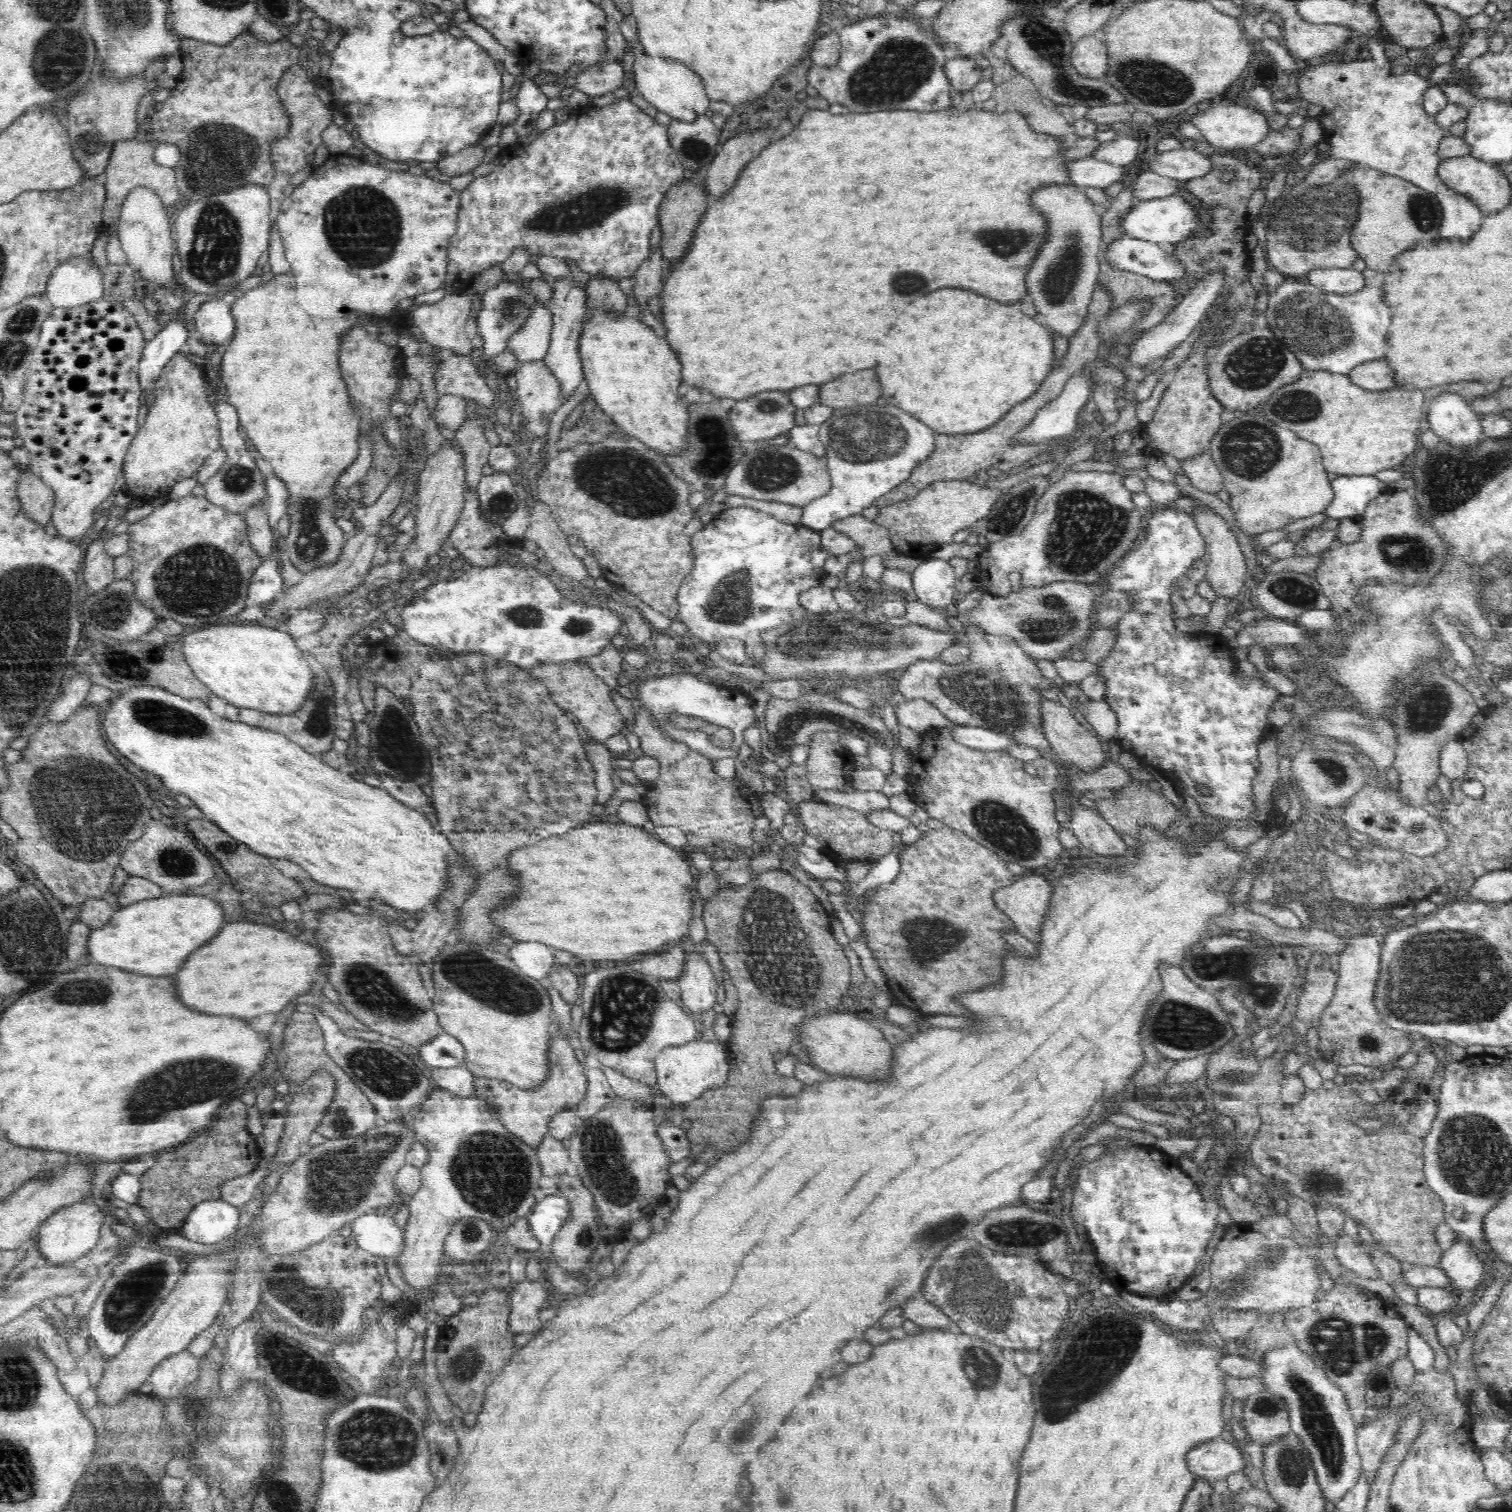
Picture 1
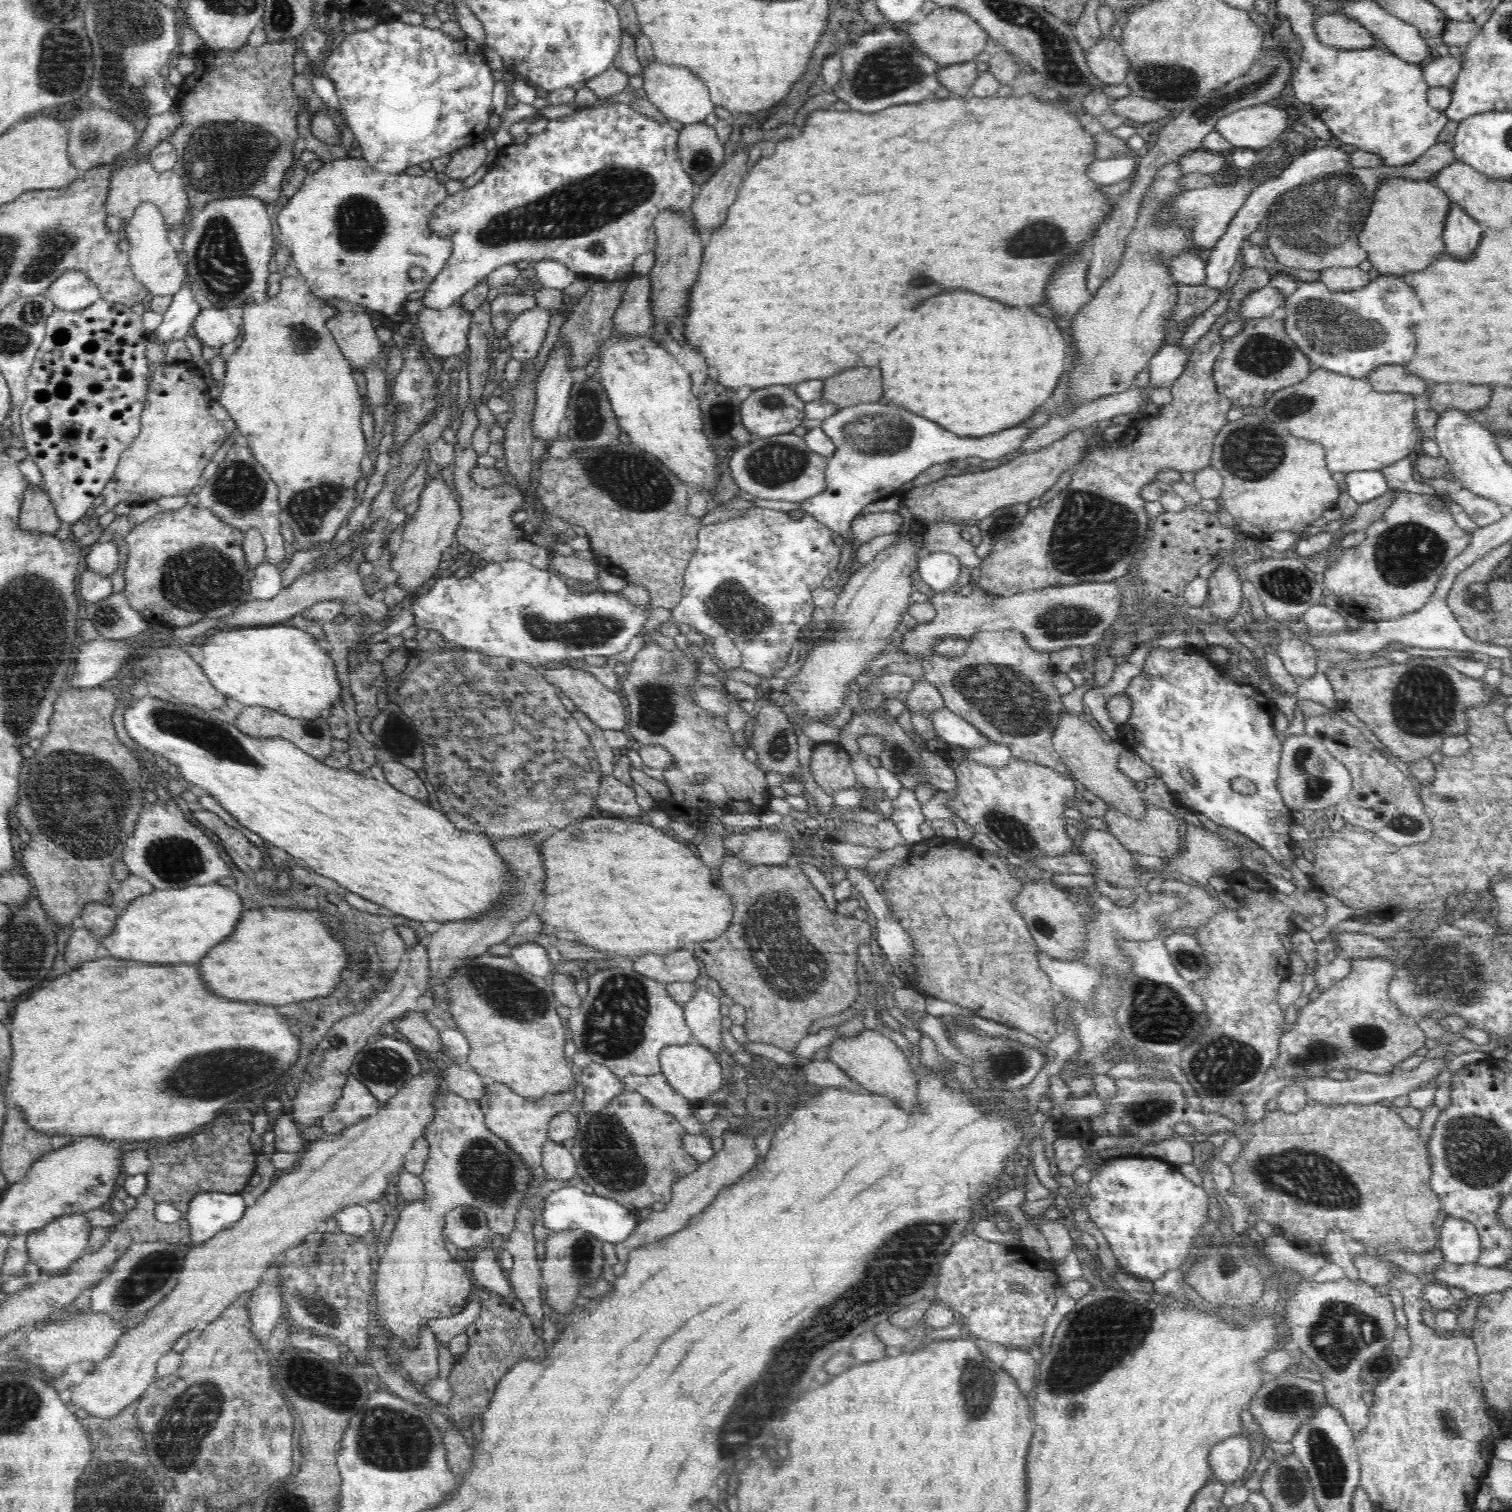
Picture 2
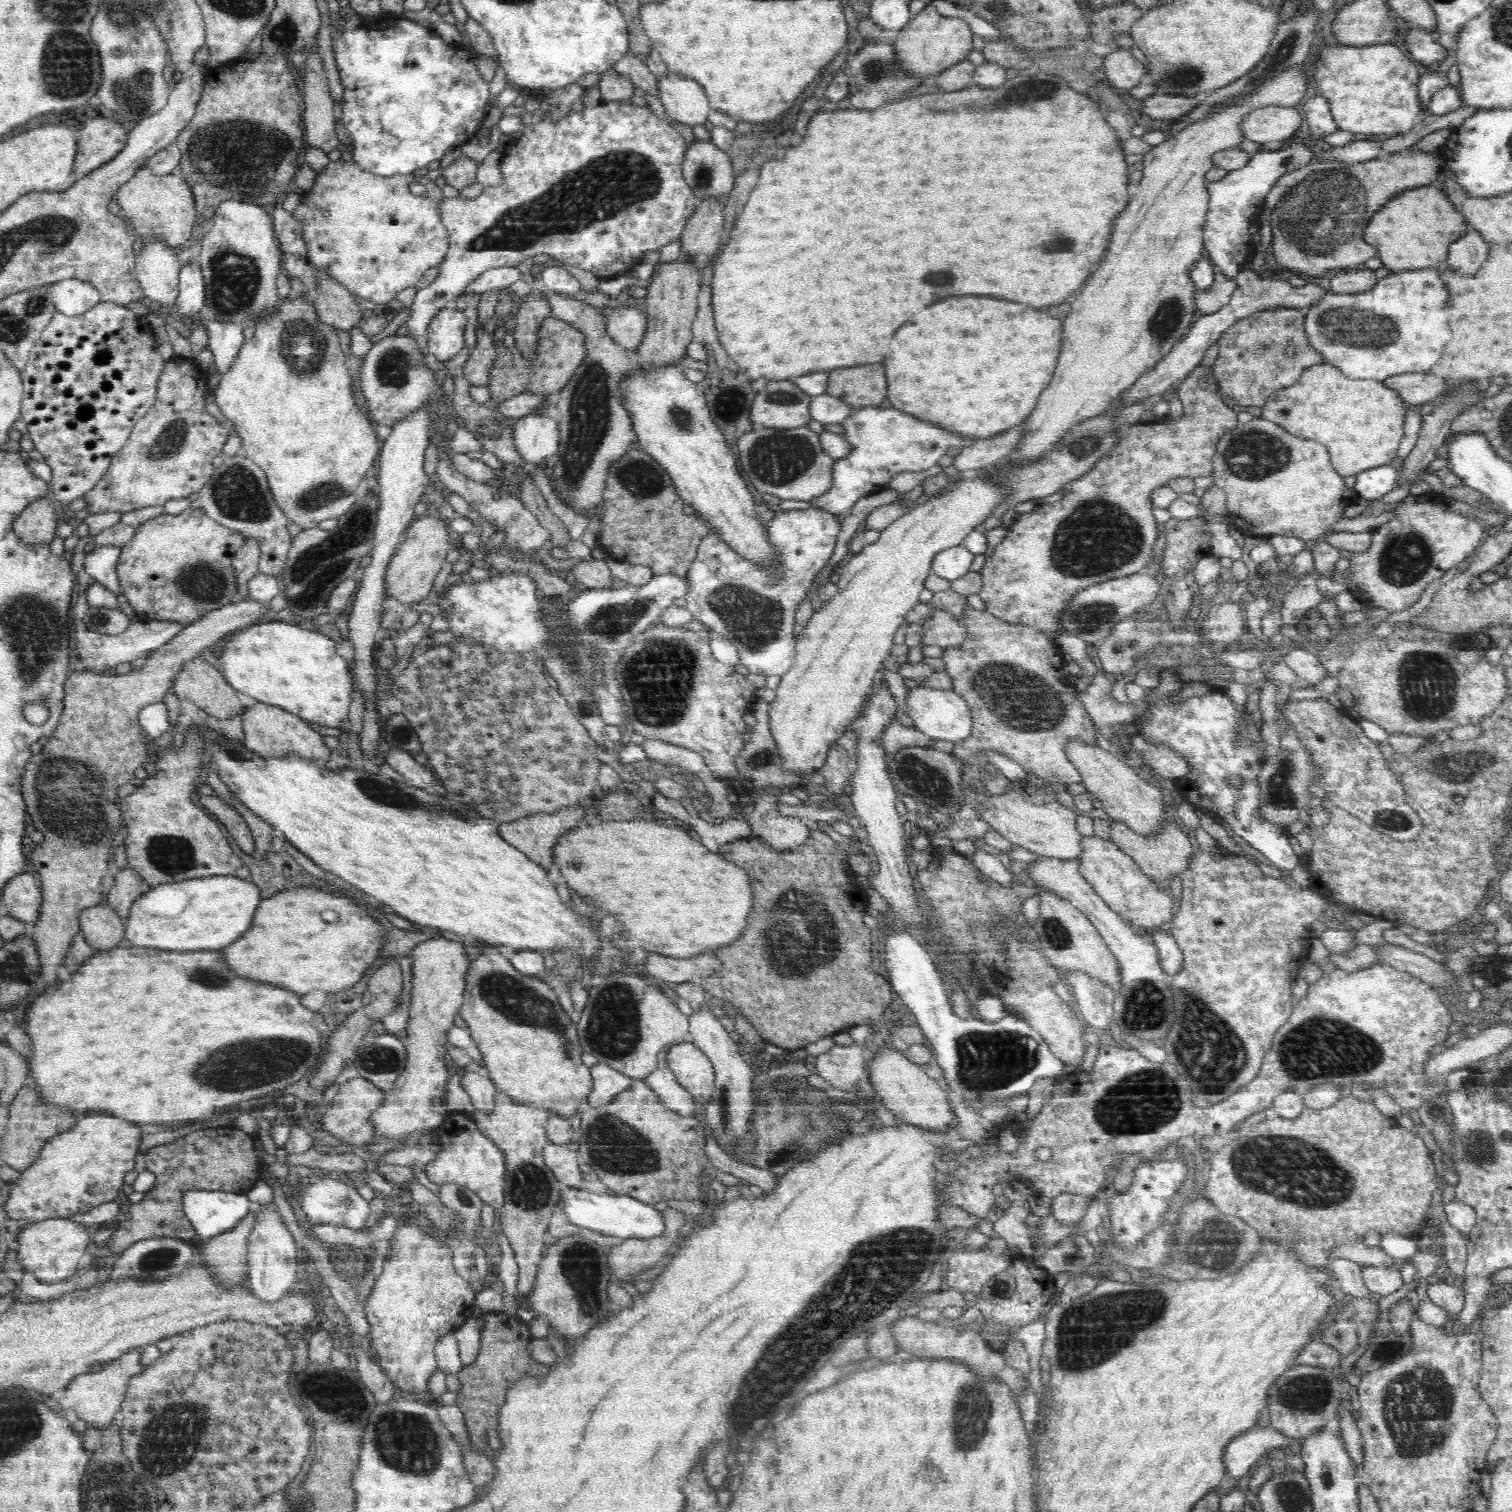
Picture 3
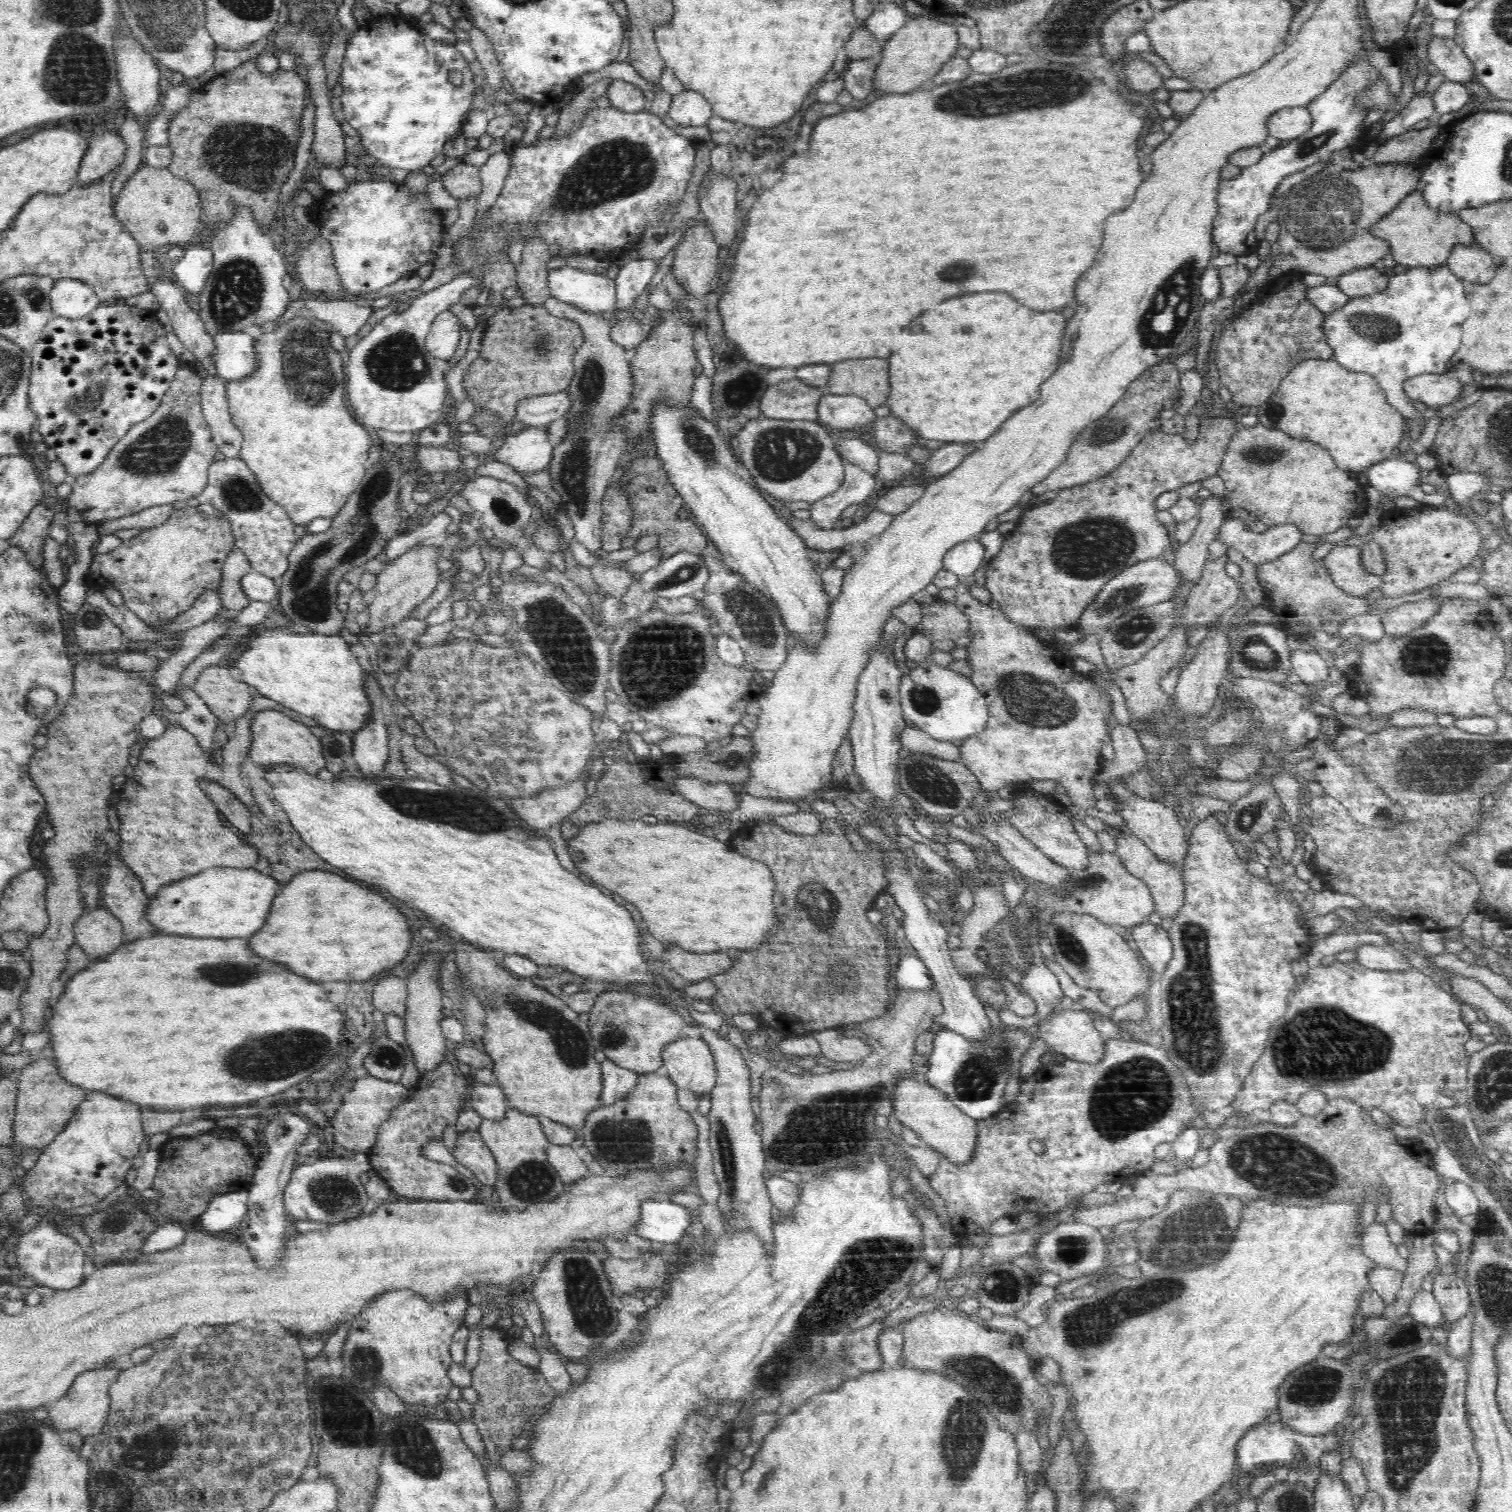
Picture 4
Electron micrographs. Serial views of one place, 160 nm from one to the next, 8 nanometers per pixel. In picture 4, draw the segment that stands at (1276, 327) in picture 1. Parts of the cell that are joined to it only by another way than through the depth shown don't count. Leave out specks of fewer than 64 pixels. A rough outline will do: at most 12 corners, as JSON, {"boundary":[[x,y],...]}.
{"boundary":[[1447,267],[1408,268],[1327,315],[1331,359],[1403,420],[1470,312]]}

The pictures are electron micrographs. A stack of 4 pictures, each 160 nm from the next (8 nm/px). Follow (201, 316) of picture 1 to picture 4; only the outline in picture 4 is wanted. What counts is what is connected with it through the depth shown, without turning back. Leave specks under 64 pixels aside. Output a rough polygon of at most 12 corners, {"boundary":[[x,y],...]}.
{"boundary":[[246,332],[214,336],[212,360],[228,382],[260,366],[256,340]]}

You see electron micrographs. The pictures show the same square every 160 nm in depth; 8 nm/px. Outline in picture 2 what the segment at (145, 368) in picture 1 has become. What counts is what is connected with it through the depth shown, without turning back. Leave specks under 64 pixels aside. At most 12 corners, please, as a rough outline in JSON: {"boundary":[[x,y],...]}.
{"boundary":[[186,280],[173,295],[156,342],[183,340],[202,309]]}

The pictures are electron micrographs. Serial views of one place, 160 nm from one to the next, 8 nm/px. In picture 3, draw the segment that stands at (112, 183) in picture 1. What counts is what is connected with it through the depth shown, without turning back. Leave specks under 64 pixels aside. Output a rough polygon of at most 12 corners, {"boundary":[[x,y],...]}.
{"boundary":[[142,166],[114,195],[138,236],[170,247],[198,220],[188,183]]}

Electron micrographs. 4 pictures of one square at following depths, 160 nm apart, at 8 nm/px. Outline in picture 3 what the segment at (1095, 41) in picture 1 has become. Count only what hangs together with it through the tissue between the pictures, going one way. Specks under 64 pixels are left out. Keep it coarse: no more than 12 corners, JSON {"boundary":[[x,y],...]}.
{"boundary":[[1120,48],[1103,57],[1100,76],[1113,89],[1145,81],[1145,65]]}

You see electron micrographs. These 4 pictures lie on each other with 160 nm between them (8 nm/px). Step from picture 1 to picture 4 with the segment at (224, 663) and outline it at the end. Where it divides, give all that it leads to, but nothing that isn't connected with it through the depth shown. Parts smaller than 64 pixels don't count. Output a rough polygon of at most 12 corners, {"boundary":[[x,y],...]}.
{"boundary":[[252,633],[241,681],[326,730],[374,714],[340,635]]}

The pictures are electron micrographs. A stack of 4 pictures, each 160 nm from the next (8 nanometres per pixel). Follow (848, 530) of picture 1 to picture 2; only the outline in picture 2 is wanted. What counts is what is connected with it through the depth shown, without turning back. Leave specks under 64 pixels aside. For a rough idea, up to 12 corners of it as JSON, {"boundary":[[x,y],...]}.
{"boundary":[[898,511],[858,515],[850,522],[851,538],[860,545],[896,533]]}

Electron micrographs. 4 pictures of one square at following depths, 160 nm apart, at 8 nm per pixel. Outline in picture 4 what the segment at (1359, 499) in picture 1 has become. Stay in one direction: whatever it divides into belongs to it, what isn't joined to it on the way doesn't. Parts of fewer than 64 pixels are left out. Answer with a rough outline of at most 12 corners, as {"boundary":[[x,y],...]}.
{"boundary":[[1405,458],[1369,466],[1367,484],[1390,498],[1410,496],[1420,503],[1425,472]]}

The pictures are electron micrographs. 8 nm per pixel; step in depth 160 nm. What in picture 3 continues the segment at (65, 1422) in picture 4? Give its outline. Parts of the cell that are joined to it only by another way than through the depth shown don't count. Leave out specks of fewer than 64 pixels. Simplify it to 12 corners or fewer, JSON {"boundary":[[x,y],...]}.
{"boundary":[[132,1348],[56,1391],[87,1426],[117,1421],[128,1380],[146,1368]]}

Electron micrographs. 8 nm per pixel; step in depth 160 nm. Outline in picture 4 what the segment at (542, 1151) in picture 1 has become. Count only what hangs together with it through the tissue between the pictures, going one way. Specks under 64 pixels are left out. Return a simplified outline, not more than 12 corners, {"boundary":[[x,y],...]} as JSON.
{"boundary":[[550,1144],[549,1163],[566,1184],[587,1172],[580,1153],[570,1145]]}

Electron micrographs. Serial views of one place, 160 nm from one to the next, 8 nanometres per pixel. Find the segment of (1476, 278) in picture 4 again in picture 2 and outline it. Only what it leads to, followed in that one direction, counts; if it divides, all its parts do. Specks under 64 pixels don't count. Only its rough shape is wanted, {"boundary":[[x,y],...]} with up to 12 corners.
{"boundary":[[1452,203],[1444,227],[1446,254],[1470,258],[1481,224]]}

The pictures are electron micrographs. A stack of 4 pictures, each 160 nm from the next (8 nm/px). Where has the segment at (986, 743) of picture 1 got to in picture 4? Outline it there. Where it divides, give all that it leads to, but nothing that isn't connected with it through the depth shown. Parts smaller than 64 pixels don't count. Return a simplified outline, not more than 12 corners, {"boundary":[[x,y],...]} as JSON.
{"boundary":[[916,627],[901,645],[904,718],[936,740],[987,727],[986,697],[970,677],[934,663]]}

